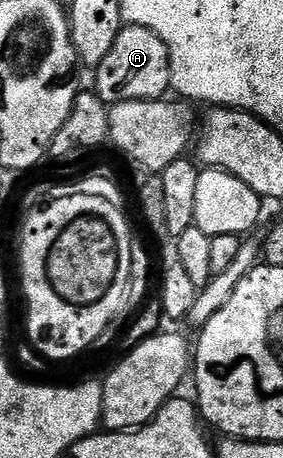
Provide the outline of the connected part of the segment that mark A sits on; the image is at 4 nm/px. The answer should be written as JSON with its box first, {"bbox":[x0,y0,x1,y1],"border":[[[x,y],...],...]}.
{"bbox":[95,25,171,104],"border":[[[122,25],[119,36],[115,36],[115,44],[111,44],[111,52],[103,56],[103,60],[95,68],[95,74],[95,92],[106,104],[131,100],[156,102],[164,99],[171,90],[167,44],[163,44],[163,40],[159,40],[159,36],[155,36],[155,32],[147,28]]]}

